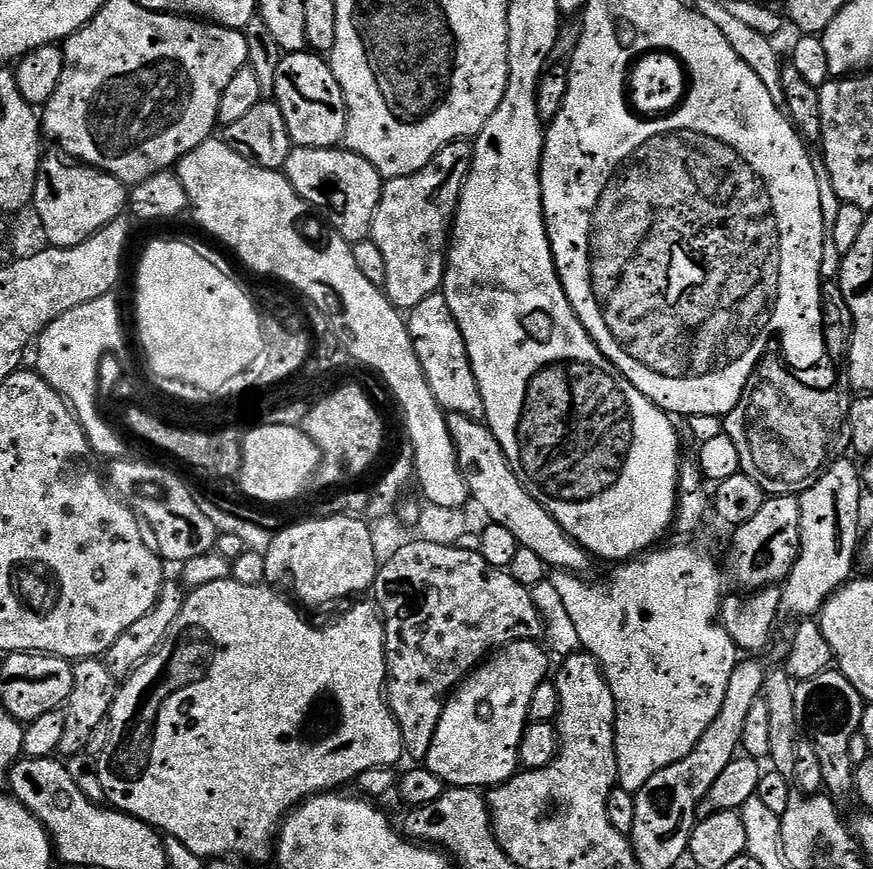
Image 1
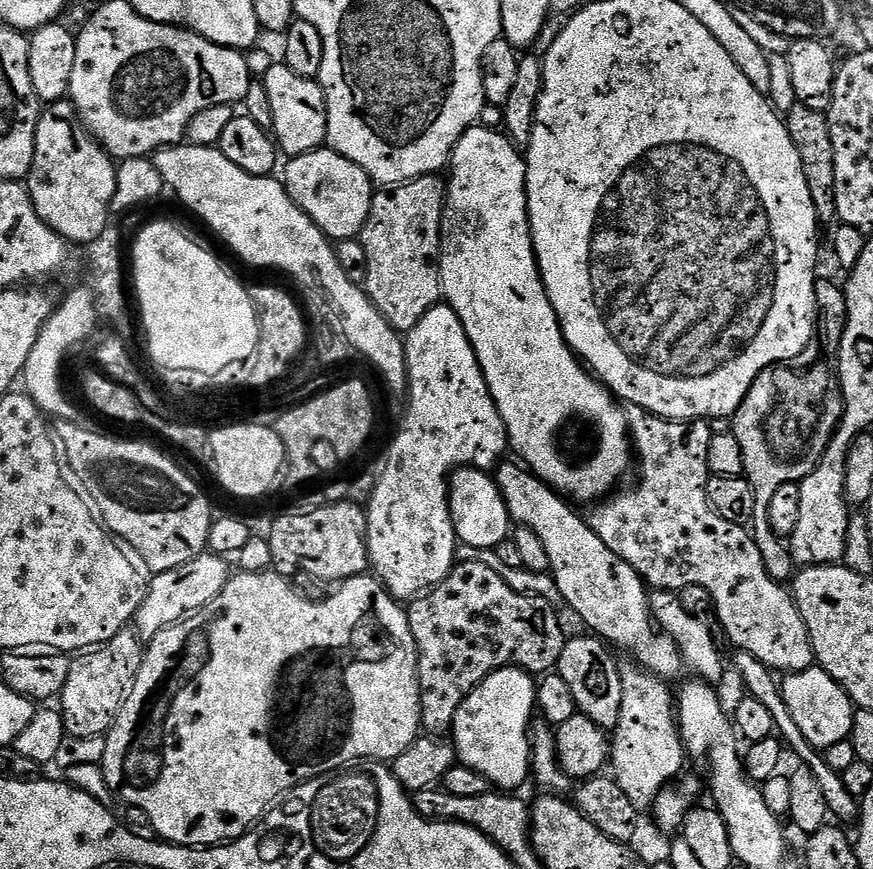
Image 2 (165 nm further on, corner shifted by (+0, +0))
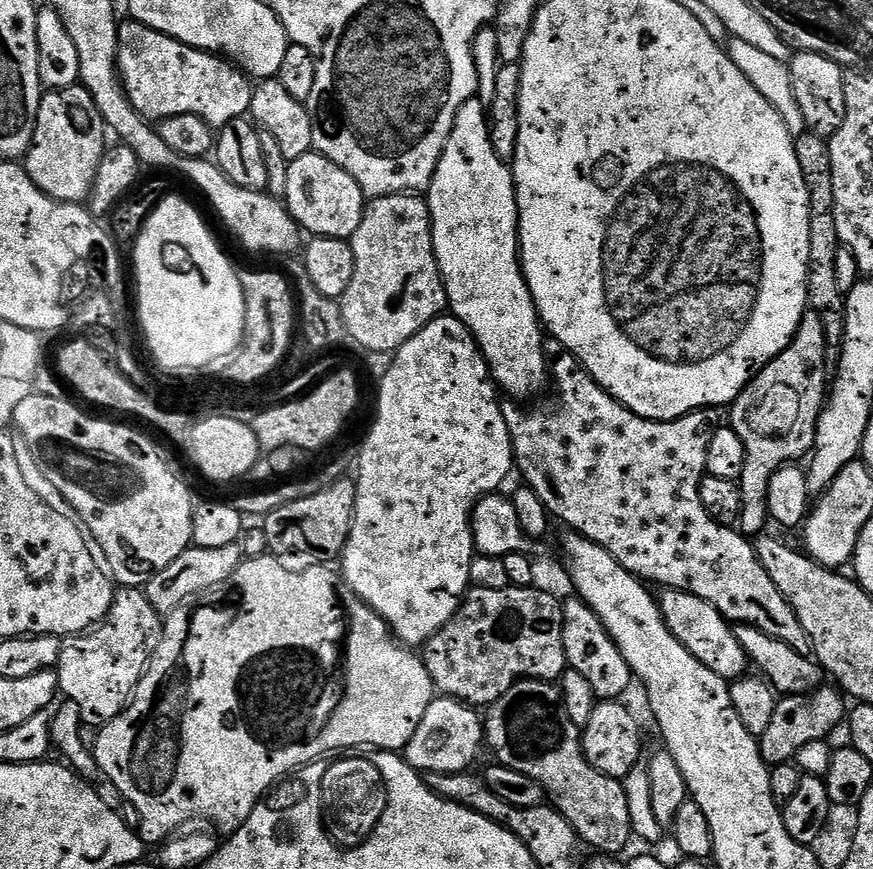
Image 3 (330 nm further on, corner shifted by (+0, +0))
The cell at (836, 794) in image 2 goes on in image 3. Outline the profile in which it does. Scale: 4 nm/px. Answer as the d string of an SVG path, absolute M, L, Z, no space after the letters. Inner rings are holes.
M663 589L658 596L660 613L667 628L708 670L713 670L729 682L741 679L750 666L742 644L738 642L735 629L716 608L692 593Z

